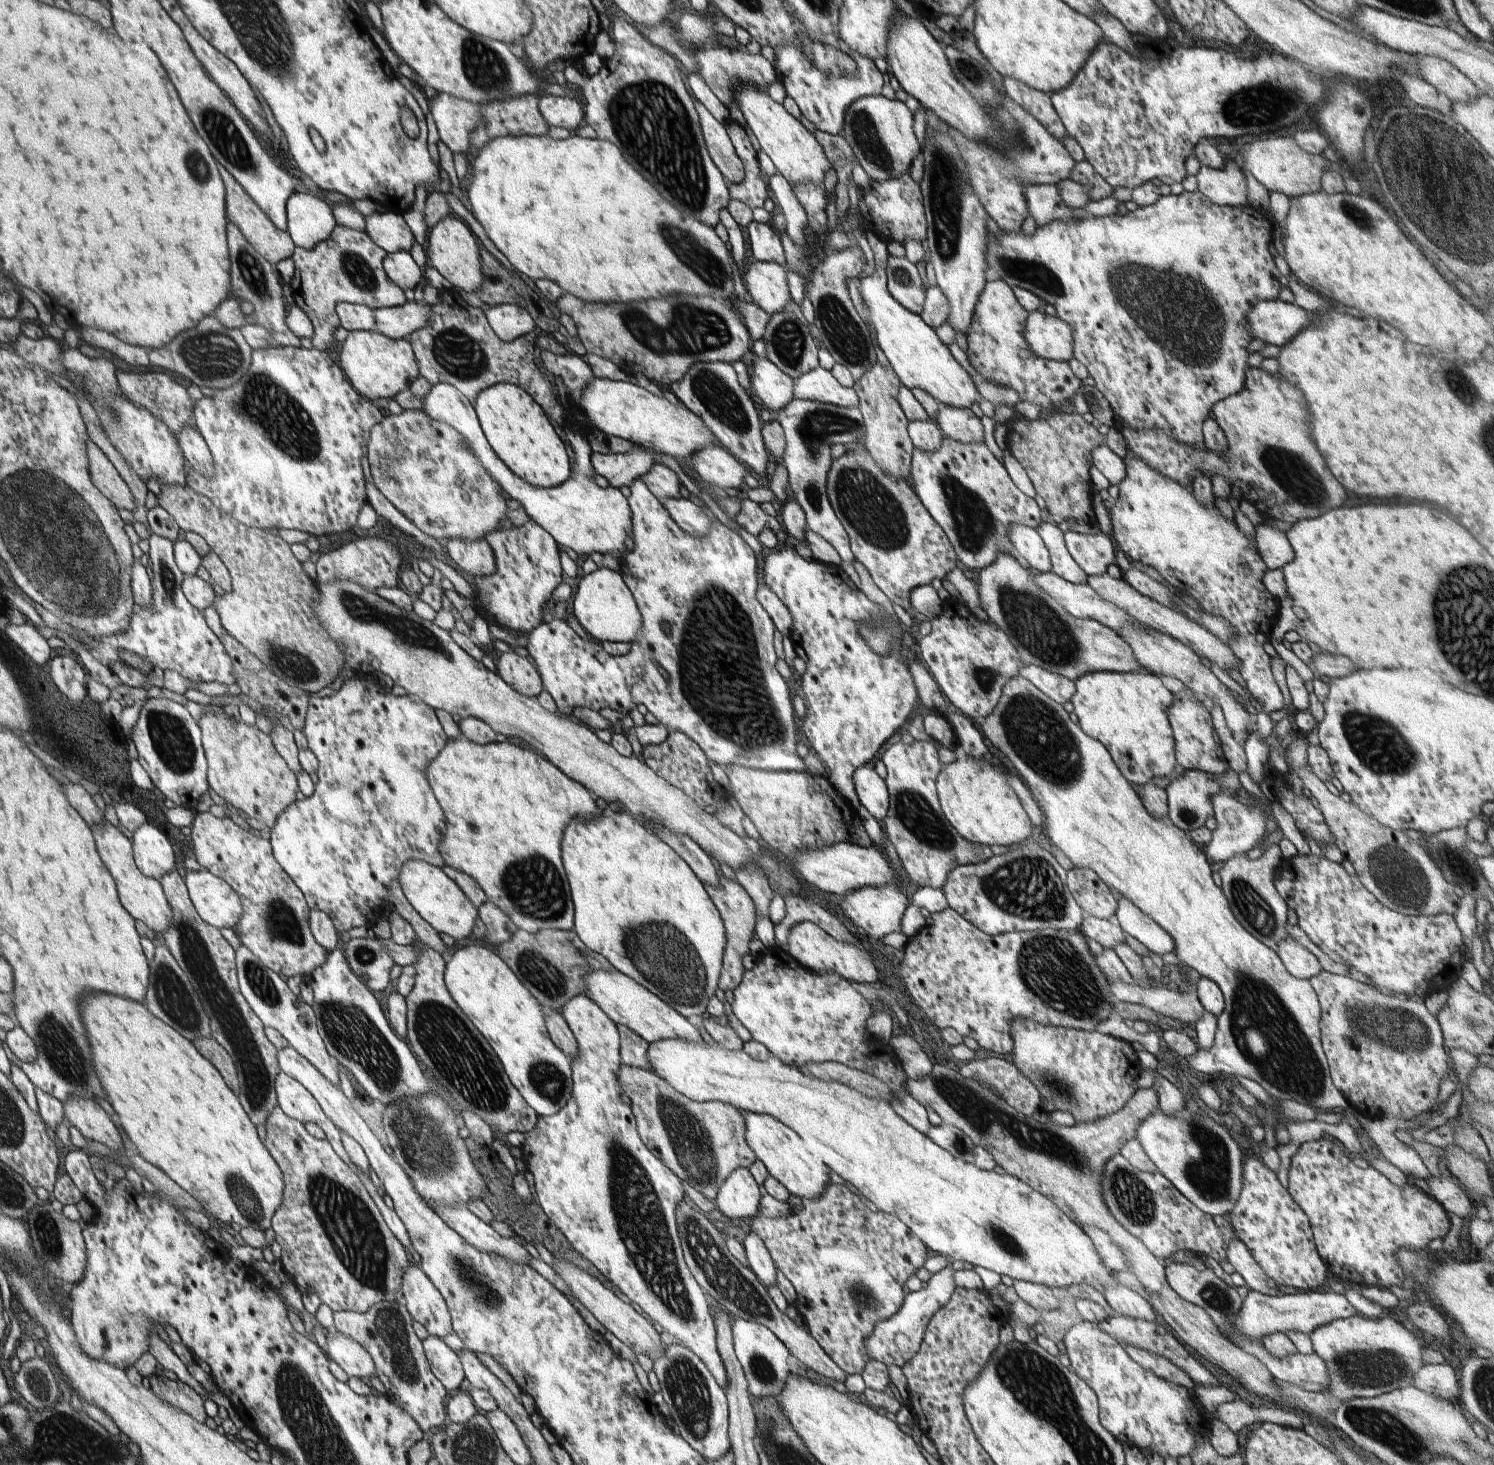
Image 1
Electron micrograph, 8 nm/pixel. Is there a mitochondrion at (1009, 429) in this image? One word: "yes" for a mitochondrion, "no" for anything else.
no

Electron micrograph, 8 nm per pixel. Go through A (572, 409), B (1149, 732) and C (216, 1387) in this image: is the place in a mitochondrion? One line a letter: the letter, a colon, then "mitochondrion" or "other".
A: other
B: other
C: other

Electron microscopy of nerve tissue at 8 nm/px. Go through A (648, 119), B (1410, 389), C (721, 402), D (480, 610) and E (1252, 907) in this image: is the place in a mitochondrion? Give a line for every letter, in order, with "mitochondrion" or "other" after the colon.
A: mitochondrion
B: other
C: mitochondrion
D: other
E: mitochondrion

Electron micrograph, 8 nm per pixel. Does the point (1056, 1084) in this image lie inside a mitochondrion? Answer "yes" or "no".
yes

